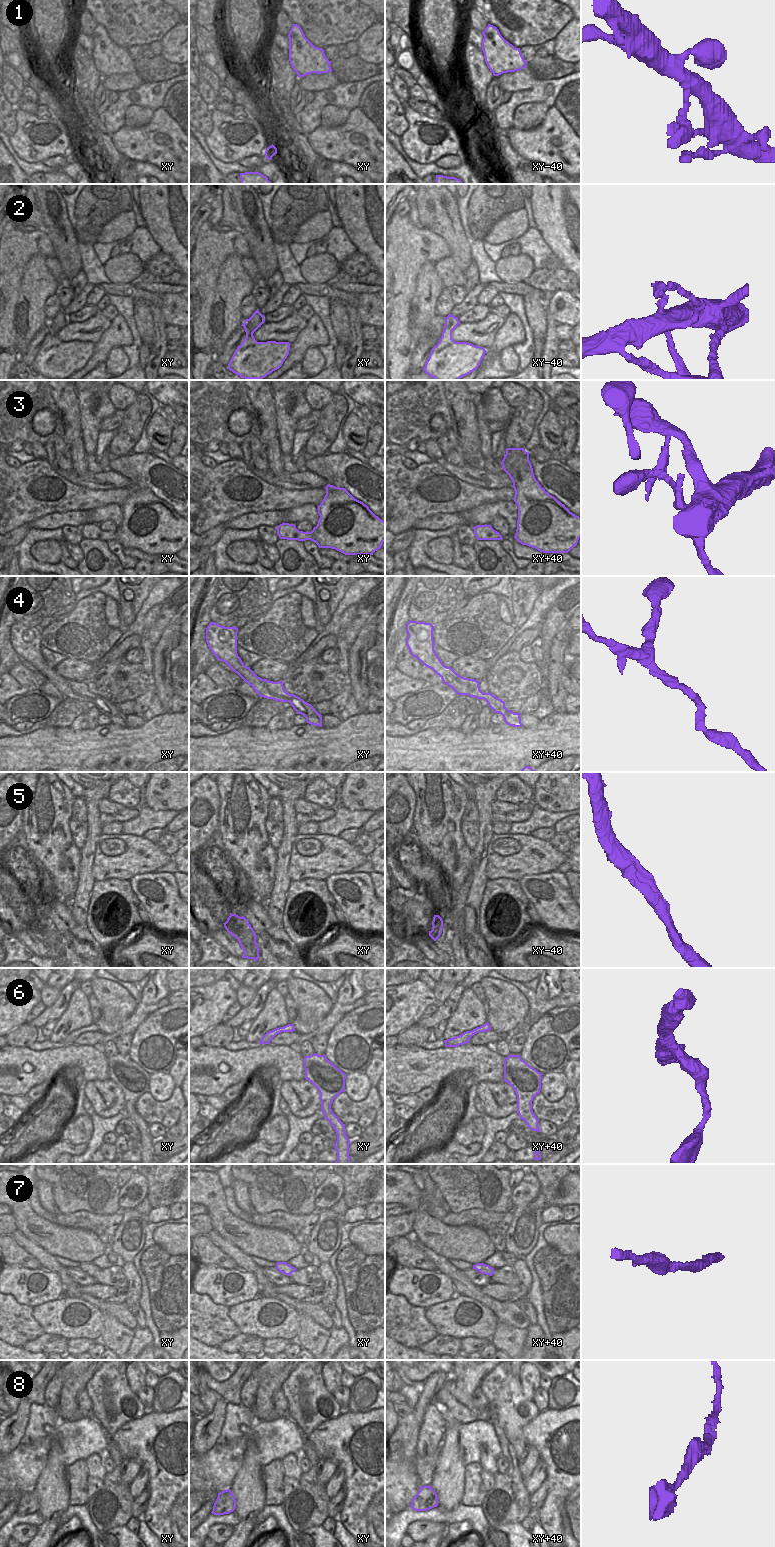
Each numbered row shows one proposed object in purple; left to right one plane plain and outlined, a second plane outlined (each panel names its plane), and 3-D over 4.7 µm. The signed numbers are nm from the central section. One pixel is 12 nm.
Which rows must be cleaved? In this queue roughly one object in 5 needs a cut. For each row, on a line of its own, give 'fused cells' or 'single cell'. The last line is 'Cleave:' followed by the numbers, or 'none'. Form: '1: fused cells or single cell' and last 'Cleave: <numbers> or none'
1: single cell
2: single cell
3: single cell
4: single cell
5: fused cells
6: single cell
7: single cell
8: single cell
Cleave: 5

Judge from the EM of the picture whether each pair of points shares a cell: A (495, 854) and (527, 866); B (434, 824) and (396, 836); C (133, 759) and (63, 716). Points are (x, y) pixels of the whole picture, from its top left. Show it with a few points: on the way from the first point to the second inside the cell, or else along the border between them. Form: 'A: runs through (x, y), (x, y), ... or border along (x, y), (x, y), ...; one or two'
A: runs through (503, 857), (519, 858); one
B: border along (416, 804), (412, 827); two
C: border along (45, 726), (69, 727); two

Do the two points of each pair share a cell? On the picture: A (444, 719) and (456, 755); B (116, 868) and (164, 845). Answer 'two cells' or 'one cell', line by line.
A: two cells
B: two cells

